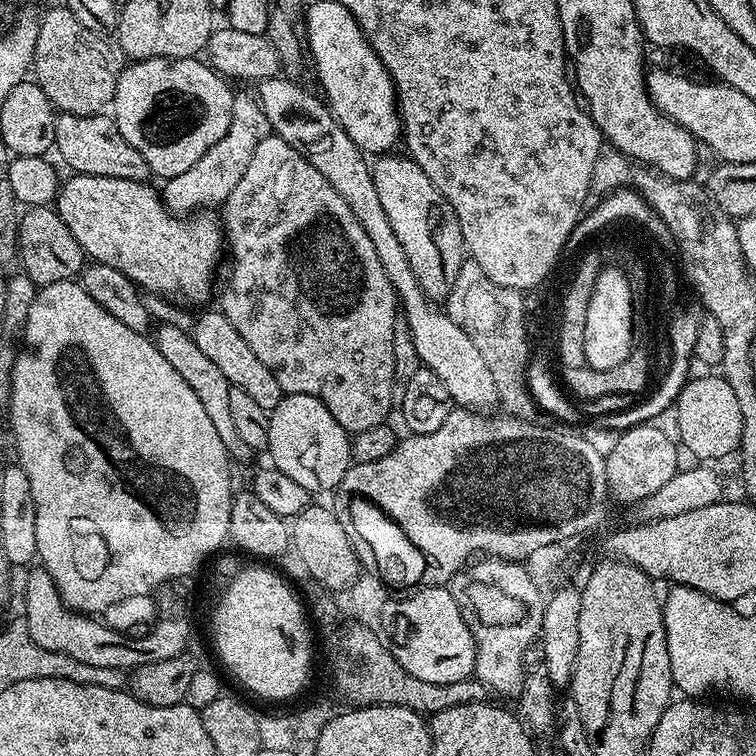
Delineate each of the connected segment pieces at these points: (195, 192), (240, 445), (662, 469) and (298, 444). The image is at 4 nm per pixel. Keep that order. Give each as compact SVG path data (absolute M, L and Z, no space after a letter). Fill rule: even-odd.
M237 91L232 97L232 113L230 114L230 130L190 166L182 174L164 180L162 186L162 199L168 211L178 217L187 217L197 210L208 210L213 206L223 205L225 198L238 186L242 178L242 170L250 166L250 157L254 150L258 150L258 142L262 142L270 134L266 114L262 114L262 106L255 95L248 92Z
M176 324L162 325L157 330L156 336L154 335L154 343L156 349L162 354L162 358L166 358L166 362L170 362L170 366L174 366L174 370L178 370L178 374L182 374L182 379L190 385L190 390L194 390L194 394L200 399L202 406L206 406L206 414L210 418L210 423L213 424L214 430L218 430L218 438L222 438L229 457L233 461L253 459L252 448L246 446L246 442L242 442L242 438L238 438L238 430L234 427L230 415L230 390L233 386L226 378L226 374L222 374L222 370L218 370L217 364L209 356L202 354L202 350L198 350L198 342L194 342L191 334L185 329L183 332Z
M642 423L621 431L612 444L610 452L610 492L624 504L639 505L640 501L650 498L654 490L662 490L670 478L674 478L681 467L676 457L678 444L655 423ZM680 464L680 465L679 465Z
M289 392L271 408L270 442L266 449L271 467L277 468L286 478L294 478L309 494L332 492L340 488L342 478L352 467L352 441L350 433L334 419L334 414L318 398L310 394Z

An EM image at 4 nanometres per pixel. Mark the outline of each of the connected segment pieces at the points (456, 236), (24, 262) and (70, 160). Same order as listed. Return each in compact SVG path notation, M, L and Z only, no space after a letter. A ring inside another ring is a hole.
M381 155L377 159L380 161L371 165L378 198L386 210L386 218L390 218L390 226L394 226L394 234L398 234L398 242L402 242L402 250L406 250L410 270L414 270L422 290L431 300L447 301L458 270L466 259L462 226L458 226L450 202L438 194L438 186L434 186L407 155L396 155Z
M55 207L28 208L19 217L18 227L18 264L22 271L38 286L76 280L86 267L86 257L82 246L78 246L78 238L70 234L70 226L62 222Z
M60 112L54 126L55 155L60 155L72 167L71 171L85 176L105 176L106 178L126 178L147 181L150 173L146 158L122 138L111 115L75 116L73 112Z

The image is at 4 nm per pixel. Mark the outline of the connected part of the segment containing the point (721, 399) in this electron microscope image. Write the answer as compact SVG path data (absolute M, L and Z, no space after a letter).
M700 376L692 378L677 397L674 405L676 412L676 428L680 431L679 443L692 456L697 456L700 462L716 462L723 456L737 451L742 438L742 414L738 410L738 402L734 390L724 380L723 376Z

